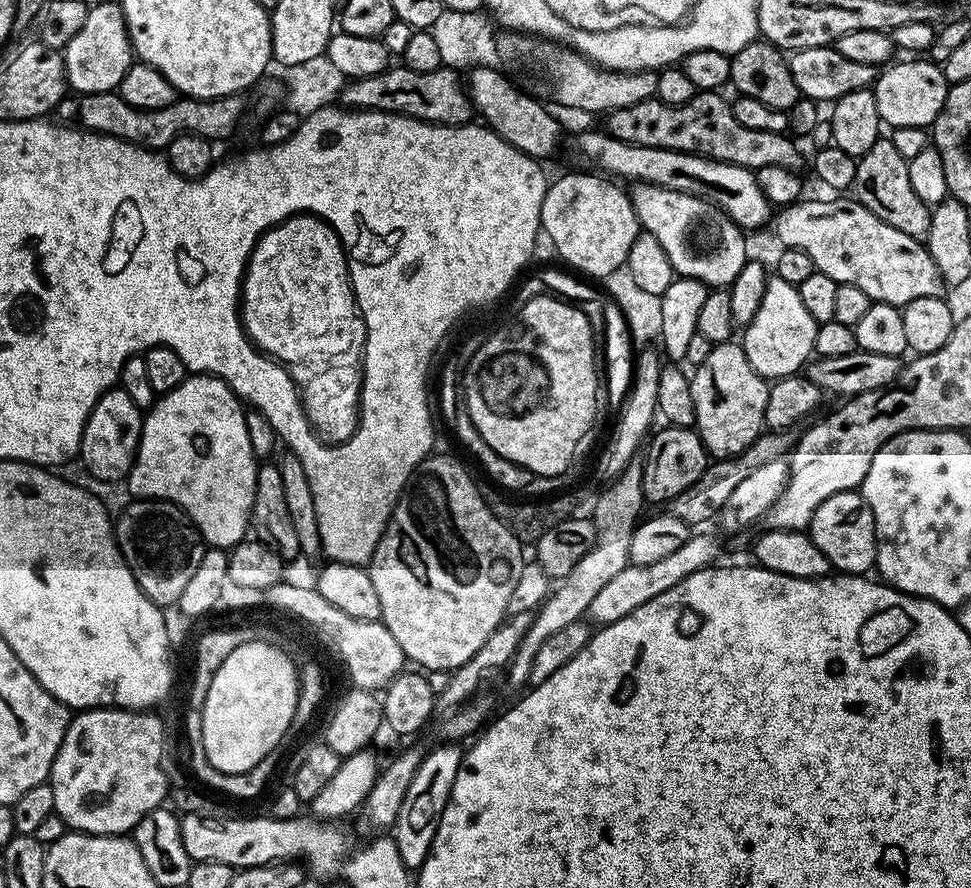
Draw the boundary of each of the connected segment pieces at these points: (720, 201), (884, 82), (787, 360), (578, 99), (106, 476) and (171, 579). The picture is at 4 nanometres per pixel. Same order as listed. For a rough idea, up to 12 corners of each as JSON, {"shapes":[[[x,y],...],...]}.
{"shapes":[[[604,130],[572,156],[597,173],[702,196],[739,228],[774,212],[753,169]],[[928,58],[889,63],[874,81],[892,128],[935,124],[950,85]],[[774,276],[740,343],[777,380],[809,363],[819,324]],[[511,30],[503,55],[548,72],[564,108],[607,114],[653,99],[655,71],[614,72]],[[119,386],[102,394],[79,459],[123,481],[140,449],[142,409]],[[136,498],[115,521],[141,590],[175,605],[206,541],[178,504]]]}

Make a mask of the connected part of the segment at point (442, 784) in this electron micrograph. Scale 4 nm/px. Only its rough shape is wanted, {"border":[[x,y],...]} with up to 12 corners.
{"border":[[452,742],[433,747],[394,825],[409,870],[423,866],[460,769]]}

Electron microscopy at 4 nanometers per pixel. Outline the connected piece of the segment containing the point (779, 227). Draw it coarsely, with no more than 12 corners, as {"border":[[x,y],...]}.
{"border":[[855,198],[770,224],[817,272],[903,306],[946,285],[921,241]]}

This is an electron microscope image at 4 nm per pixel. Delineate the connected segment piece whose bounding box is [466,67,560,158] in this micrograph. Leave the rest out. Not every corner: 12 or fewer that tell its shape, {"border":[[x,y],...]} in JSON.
{"border":[[499,67],[473,68],[475,115],[519,152],[554,155],[559,122]]}

